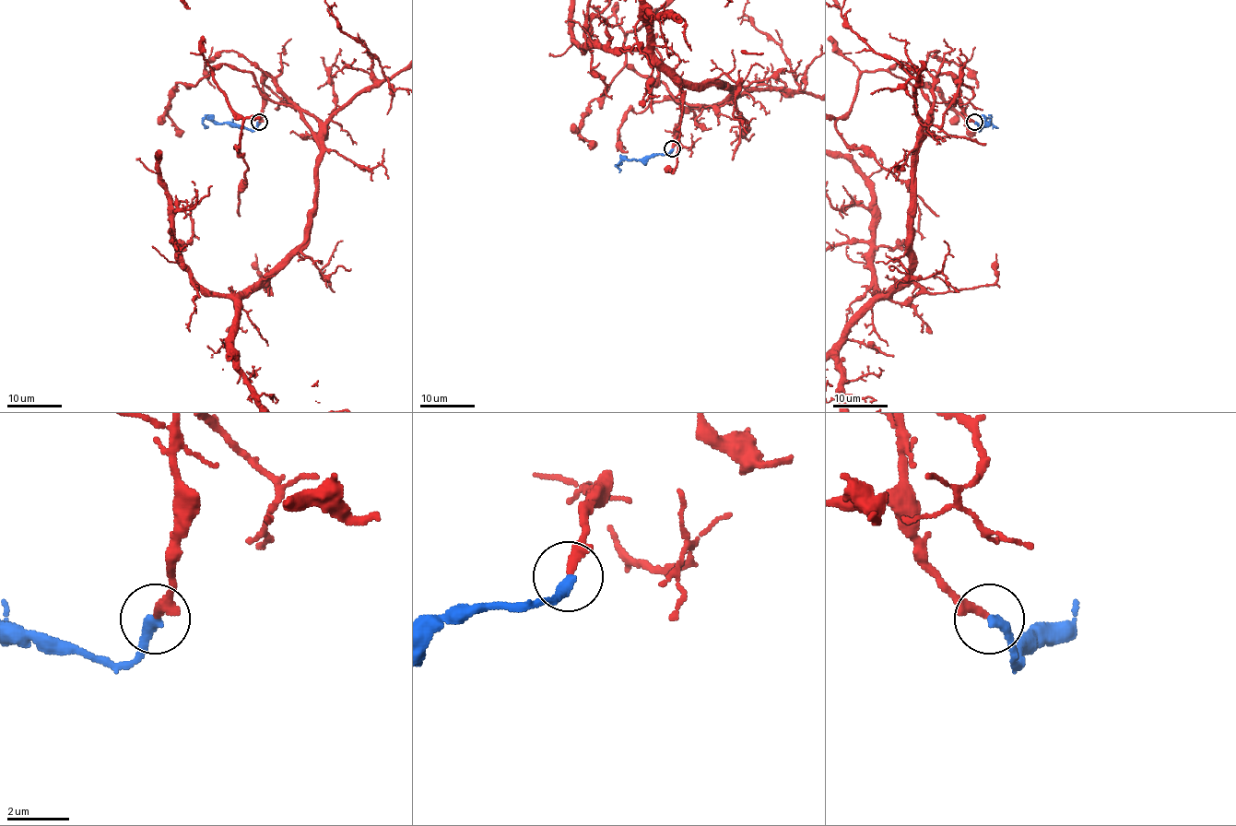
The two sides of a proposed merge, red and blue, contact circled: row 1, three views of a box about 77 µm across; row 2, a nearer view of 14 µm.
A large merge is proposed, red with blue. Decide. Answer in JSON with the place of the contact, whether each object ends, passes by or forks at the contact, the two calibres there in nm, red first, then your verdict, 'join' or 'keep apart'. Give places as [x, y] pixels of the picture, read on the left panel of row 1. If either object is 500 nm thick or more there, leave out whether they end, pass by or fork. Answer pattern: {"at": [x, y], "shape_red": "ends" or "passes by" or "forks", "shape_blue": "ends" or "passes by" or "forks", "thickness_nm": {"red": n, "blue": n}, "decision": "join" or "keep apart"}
{"at": [259, 122], "shape_red": "ends", "shape_blue": "ends", "thickness_nm": {"red": 280, "blue": 360}, "decision": "join"}

